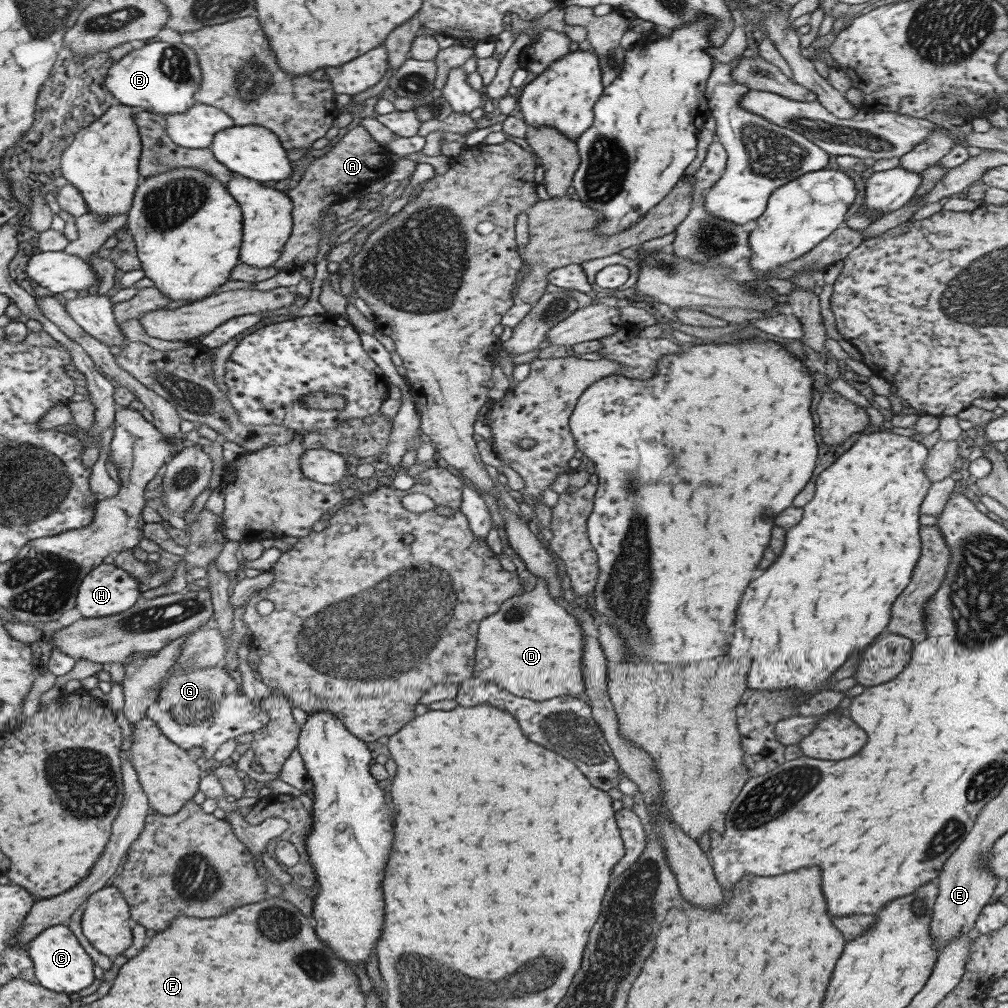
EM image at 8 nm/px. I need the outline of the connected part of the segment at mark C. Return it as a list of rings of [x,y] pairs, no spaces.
[[[66,923],[44,928],[28,942],[28,946],[28,956],[33,963],[33,974],[39,986],[53,992],[69,995],[87,988],[95,980],[91,969],[94,965],[93,961],[81,948]]]

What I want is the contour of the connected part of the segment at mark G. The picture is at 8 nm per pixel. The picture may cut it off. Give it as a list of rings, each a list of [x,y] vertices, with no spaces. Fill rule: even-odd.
[[[222,665],[173,670],[173,674],[167,675],[165,684],[154,702],[146,708],[144,716],[153,720],[162,734],[179,748],[202,747],[199,762],[203,765],[210,762],[215,750],[229,738],[245,732],[253,734],[269,722],[266,712],[239,692],[237,684]]]

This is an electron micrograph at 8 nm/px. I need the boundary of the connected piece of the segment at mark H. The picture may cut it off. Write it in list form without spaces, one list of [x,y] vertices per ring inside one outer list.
[[[101,562],[99,566],[91,568],[81,579],[76,592],[75,611],[85,619],[114,616],[131,608],[141,590],[142,587],[125,570],[116,567],[115,564]]]

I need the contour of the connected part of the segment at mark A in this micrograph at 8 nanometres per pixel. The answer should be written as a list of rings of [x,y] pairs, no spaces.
[[[361,125],[349,129],[329,151],[311,161],[298,184],[287,193],[292,202],[291,234],[283,244],[279,258],[271,266],[281,271],[294,271],[299,270],[305,262],[315,264],[325,248],[324,239],[337,231],[338,216],[325,213],[327,208],[353,197],[355,192],[389,174],[393,163],[392,154],[375,142]]]

